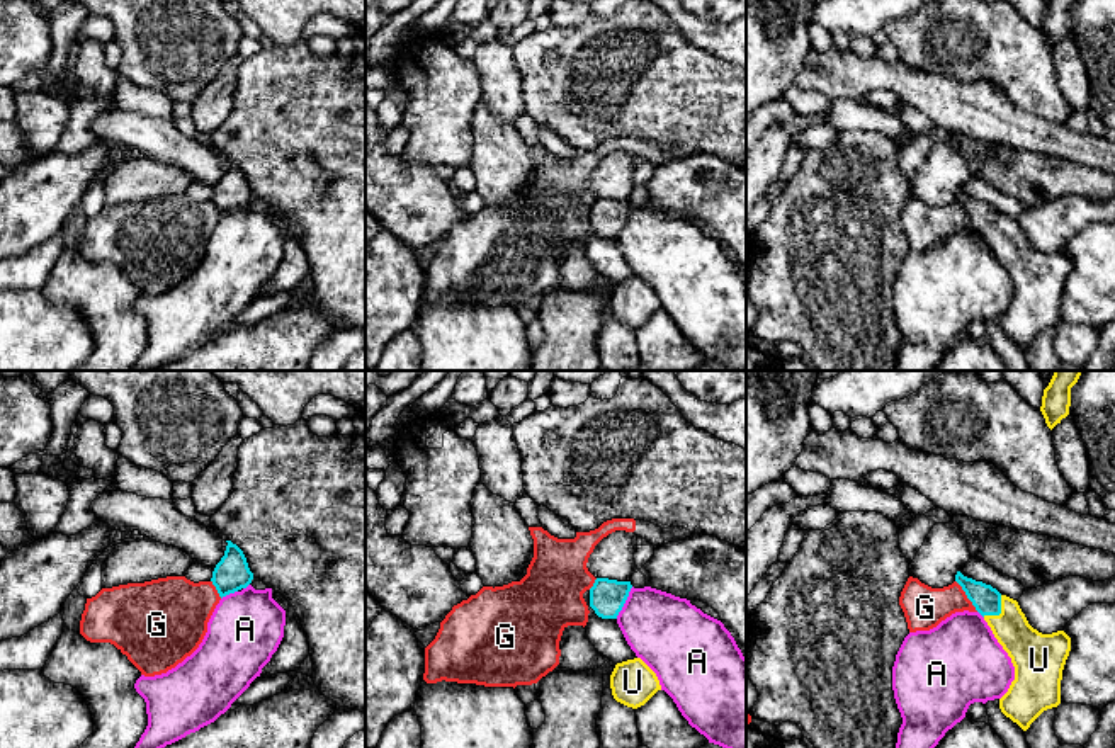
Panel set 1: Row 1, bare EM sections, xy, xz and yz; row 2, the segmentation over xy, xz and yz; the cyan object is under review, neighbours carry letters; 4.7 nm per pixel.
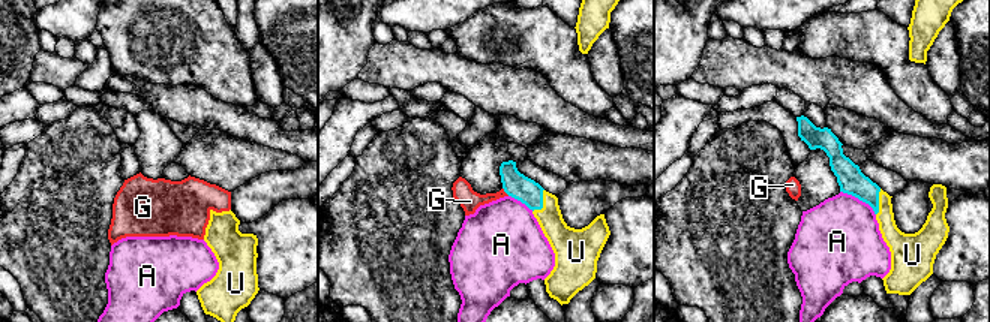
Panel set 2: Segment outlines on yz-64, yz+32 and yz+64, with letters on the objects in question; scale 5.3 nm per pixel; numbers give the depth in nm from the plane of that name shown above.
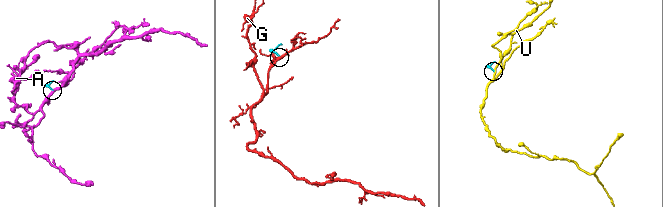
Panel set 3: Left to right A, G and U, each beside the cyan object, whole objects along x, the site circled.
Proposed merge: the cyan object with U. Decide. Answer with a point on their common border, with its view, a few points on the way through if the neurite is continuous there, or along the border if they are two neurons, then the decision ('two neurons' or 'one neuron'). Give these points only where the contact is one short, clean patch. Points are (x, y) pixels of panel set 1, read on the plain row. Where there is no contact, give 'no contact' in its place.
contact yz (1000, 232); way yz (986, 218), (1000, 232), (1032, 272); one neuron

